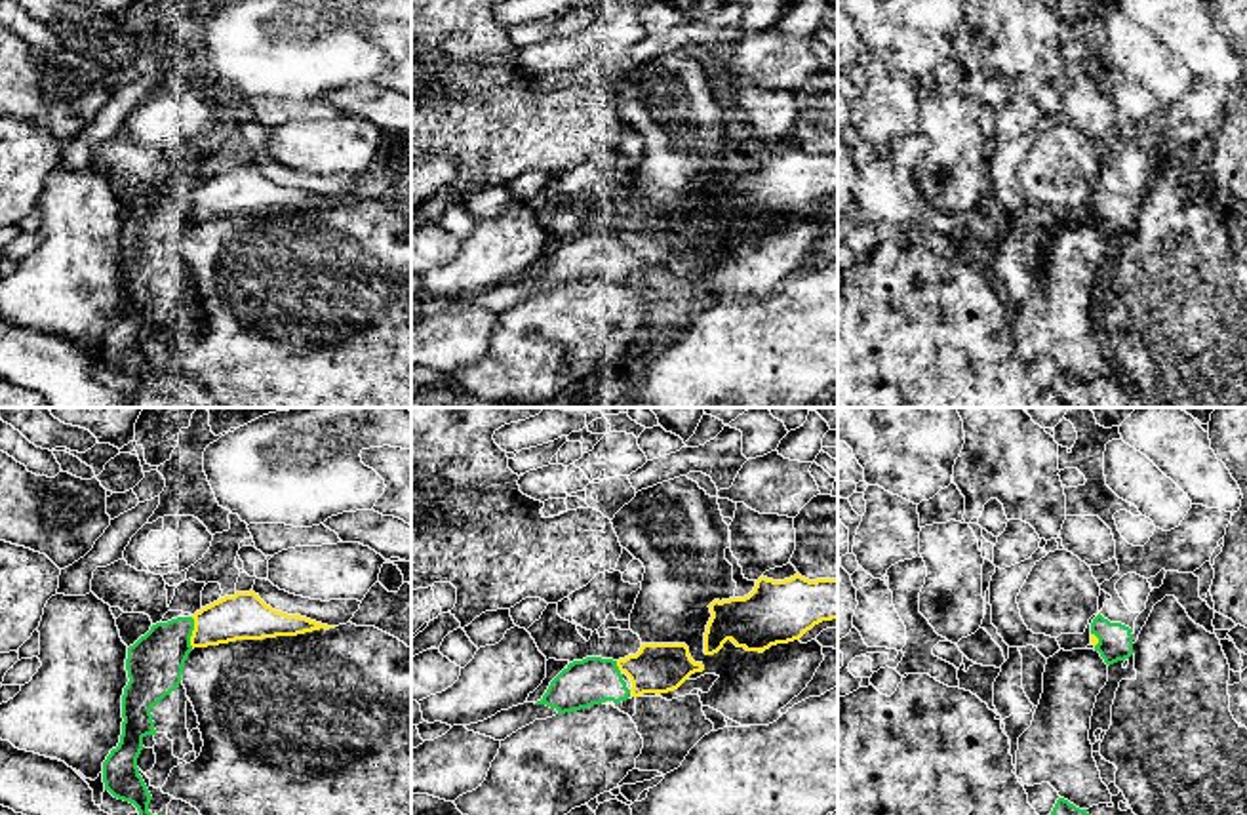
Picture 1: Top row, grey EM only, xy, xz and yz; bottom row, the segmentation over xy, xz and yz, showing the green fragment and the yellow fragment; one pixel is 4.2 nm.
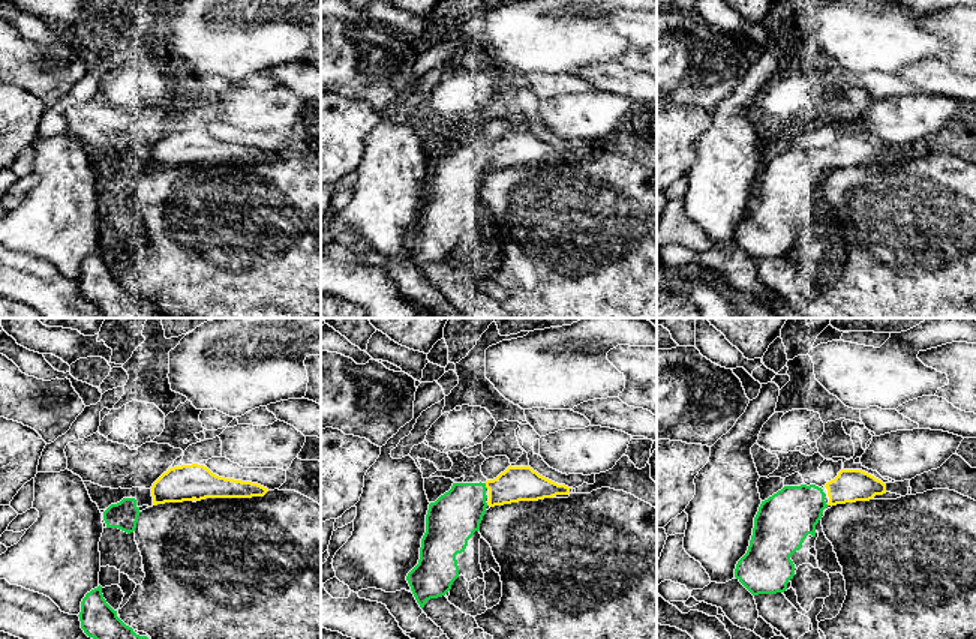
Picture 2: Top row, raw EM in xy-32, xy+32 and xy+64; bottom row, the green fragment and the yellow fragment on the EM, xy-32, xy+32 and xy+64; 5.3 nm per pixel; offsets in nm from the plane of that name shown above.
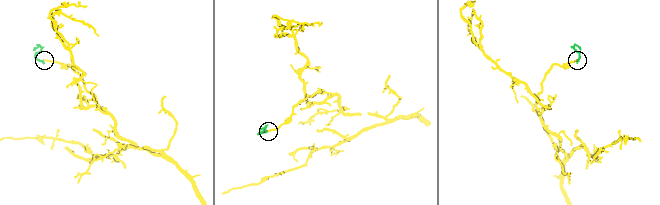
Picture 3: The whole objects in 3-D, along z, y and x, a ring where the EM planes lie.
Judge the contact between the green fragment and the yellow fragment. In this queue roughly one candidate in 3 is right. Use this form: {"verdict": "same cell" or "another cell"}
{"verdict": "same cell"}

